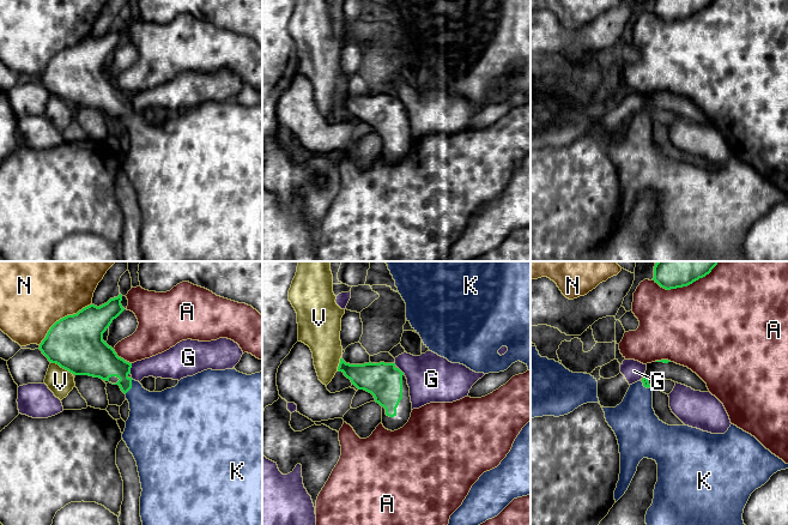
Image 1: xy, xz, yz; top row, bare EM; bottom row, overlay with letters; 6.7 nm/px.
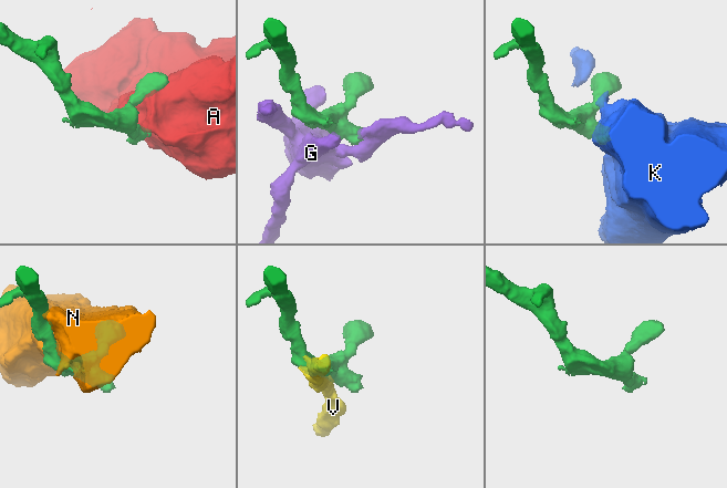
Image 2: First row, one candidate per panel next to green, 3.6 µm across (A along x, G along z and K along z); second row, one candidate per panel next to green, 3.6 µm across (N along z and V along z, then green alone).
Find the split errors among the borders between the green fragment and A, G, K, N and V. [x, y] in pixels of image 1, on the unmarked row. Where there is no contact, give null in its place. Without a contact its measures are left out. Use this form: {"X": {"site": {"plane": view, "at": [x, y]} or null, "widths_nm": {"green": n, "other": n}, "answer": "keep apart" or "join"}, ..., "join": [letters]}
{"A": {"site": {"plane": "yz", "at": [683, 17]}, "widths_nm": {"green": 140, "other": 480}, "answer": "keep apart"}, "G": {"site": {"plane": "xy", "at": [131, 98]}, "widths_nm": {"green": 240, "other": 190}, "answer": "keep apart"}, "K": {"site": {"plane": "xy", "at": [131, 118]}, "widths_nm": {"green": 220, "other": 320}, "answer": "join"}, "N": {"site": {"plane": "xy", "at": [62, 49]}, "widths_nm": {"green": 380, "other": 440}, "answer": "keep apart"}, "V": {"site": {"plane": "xy", "at": [61, 98]}, "widths_nm": {"green": 380, "other": 180}, "answer": "keep apart"}, "join": ["K"]}

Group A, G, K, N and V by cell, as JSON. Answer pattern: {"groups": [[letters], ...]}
{"groups": [["A"], ["G"], ["K"], ["N"], ["V"]]}

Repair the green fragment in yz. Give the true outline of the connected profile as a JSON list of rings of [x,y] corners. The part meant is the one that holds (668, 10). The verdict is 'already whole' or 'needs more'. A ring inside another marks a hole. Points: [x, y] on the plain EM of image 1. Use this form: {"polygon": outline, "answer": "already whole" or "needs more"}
{"polygon": [[[654,0],[653,12],[666,22],[683,19],[705,8],[713,0]]], "answer": "already whole"}

